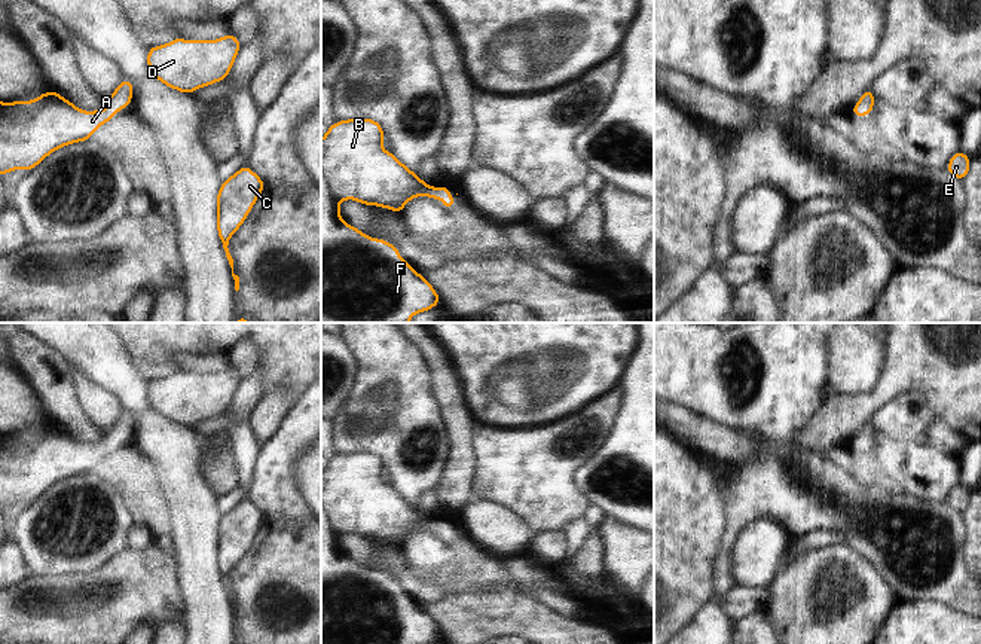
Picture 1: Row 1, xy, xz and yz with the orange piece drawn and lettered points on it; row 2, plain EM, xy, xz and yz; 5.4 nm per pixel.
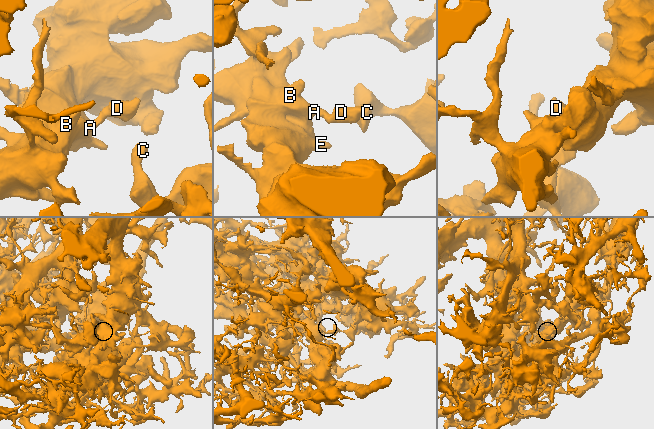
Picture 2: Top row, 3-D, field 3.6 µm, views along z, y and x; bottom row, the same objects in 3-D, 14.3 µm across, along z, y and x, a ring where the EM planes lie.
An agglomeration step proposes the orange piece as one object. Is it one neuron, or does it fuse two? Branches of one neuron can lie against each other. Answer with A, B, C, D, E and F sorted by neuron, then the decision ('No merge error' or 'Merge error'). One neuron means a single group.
Groups: A B C D E F. No merge error.

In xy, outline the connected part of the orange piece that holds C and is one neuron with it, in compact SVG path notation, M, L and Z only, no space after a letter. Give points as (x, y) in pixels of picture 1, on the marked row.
M247 165L232 174L223 184L220 184L220 190L217 196L217 234L220 241L223 242L223 248L226 251L226 257L232 268L232 277L235 280L235 290L239 290L239 277L233 274L233 259L229 253L229 239L232 235L241 228L247 216L250 214L251 208L254 207L259 195L265 189L263 180L251 171Z

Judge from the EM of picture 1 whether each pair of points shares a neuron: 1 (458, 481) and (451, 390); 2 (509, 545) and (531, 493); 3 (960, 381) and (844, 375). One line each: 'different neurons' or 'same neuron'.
1: same neuron
2: different neurons
3: different neurons

